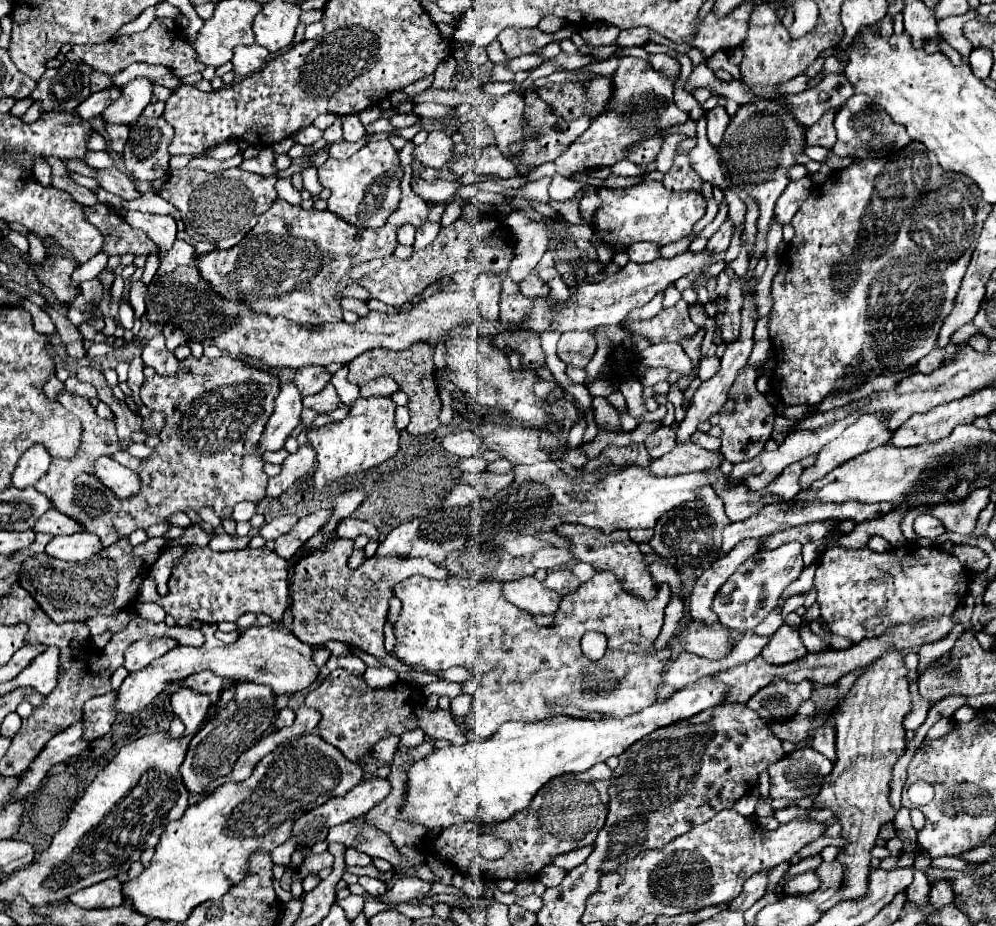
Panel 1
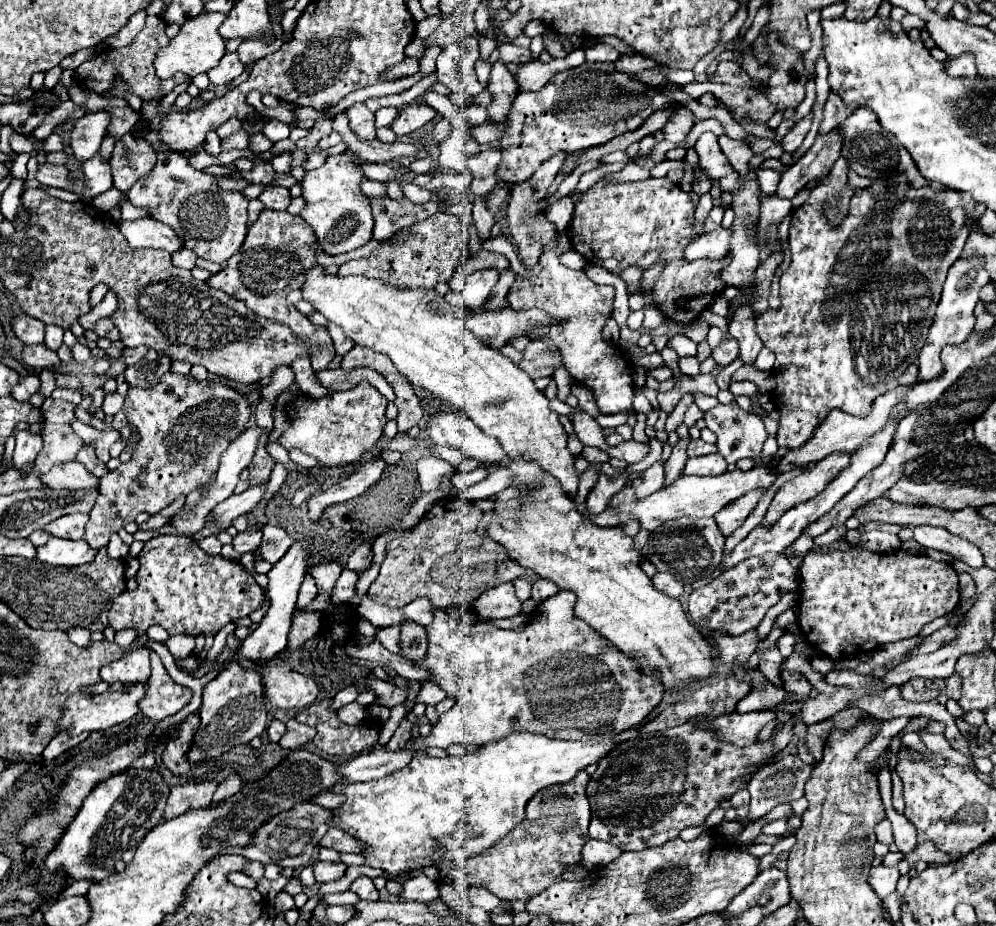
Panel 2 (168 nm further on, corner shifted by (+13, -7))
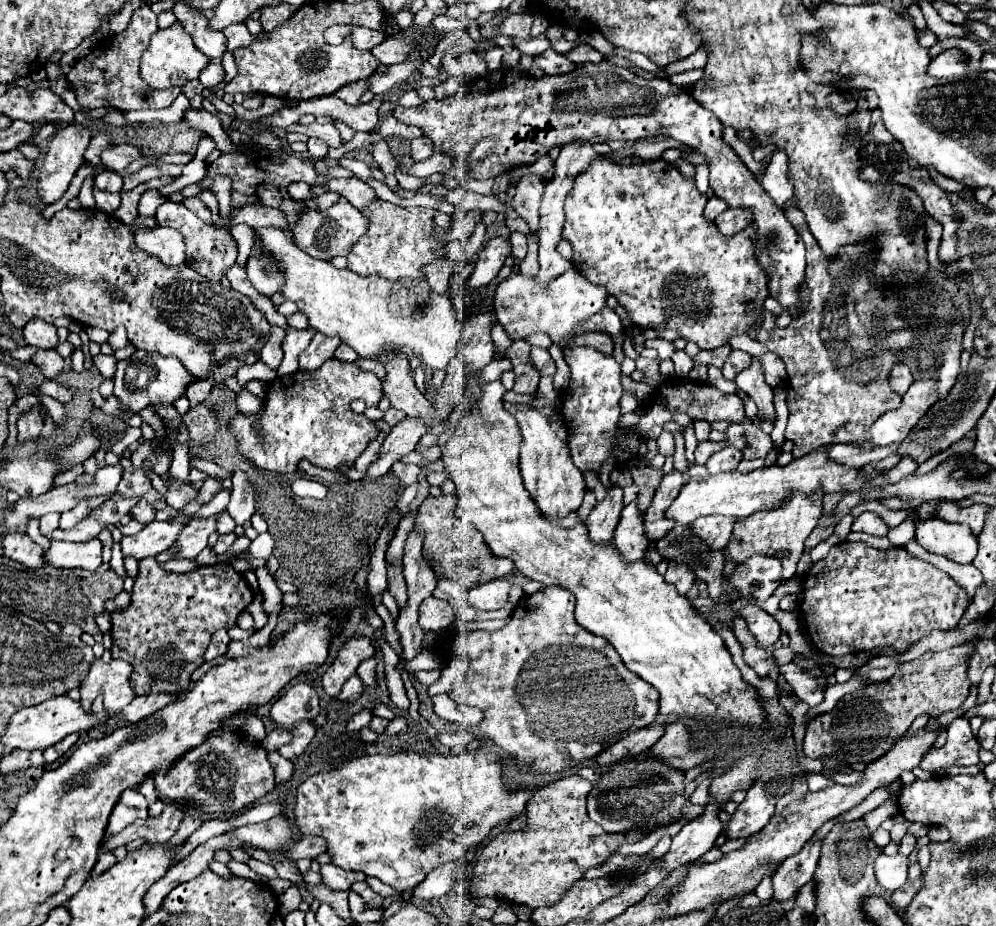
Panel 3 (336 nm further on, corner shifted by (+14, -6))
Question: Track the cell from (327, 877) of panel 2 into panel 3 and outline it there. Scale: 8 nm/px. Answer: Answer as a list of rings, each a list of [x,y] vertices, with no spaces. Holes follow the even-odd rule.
[[[334,863],[322,865],[320,875],[322,875],[322,883],[332,891],[348,891],[354,881],[364,881],[366,879],[364,873],[346,871],[346,869],[342,869],[342,867],[334,865]]]

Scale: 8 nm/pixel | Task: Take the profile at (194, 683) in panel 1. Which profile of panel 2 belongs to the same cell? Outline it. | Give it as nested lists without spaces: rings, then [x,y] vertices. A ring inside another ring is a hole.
[[[151,652],[149,660],[151,660],[151,676],[147,680],[147,692],[139,700],[139,710],[149,720],[161,722],[167,716],[179,712],[191,700],[191,690],[171,680],[167,670],[163,668],[161,658],[155,652]]]

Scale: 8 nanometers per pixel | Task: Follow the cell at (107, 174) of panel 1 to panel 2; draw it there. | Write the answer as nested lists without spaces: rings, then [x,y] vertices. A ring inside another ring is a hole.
[[[49,162],[39,164],[35,178],[45,186],[55,186],[55,188],[71,188],[73,186],[73,178],[69,176],[69,172],[63,166],[55,166]]]

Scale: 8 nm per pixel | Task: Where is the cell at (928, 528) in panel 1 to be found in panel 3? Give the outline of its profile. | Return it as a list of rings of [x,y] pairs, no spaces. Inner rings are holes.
[[[942,519],[922,521],[916,527],[916,541],[926,551],[944,555],[956,563],[972,563],[978,549],[978,539],[968,525],[946,523]],[[922,531],[926,531],[926,539],[920,539]]]

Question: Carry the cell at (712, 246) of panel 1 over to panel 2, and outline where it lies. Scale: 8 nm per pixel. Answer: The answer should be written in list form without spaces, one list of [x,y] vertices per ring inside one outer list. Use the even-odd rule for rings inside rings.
[[[713,206],[713,210],[705,218],[705,226],[709,226],[711,230],[715,230],[721,224],[721,220],[723,220],[723,208],[721,206]]]

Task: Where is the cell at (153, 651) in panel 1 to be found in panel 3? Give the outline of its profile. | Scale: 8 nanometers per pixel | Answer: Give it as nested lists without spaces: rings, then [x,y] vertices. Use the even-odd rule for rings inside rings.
[[[96,659],[84,683],[80,685],[82,707],[90,711],[90,705],[96,697],[104,699],[104,707],[110,715],[122,711],[134,697],[134,687],[130,685],[130,675],[134,667],[124,659],[112,659],[104,663]]]

